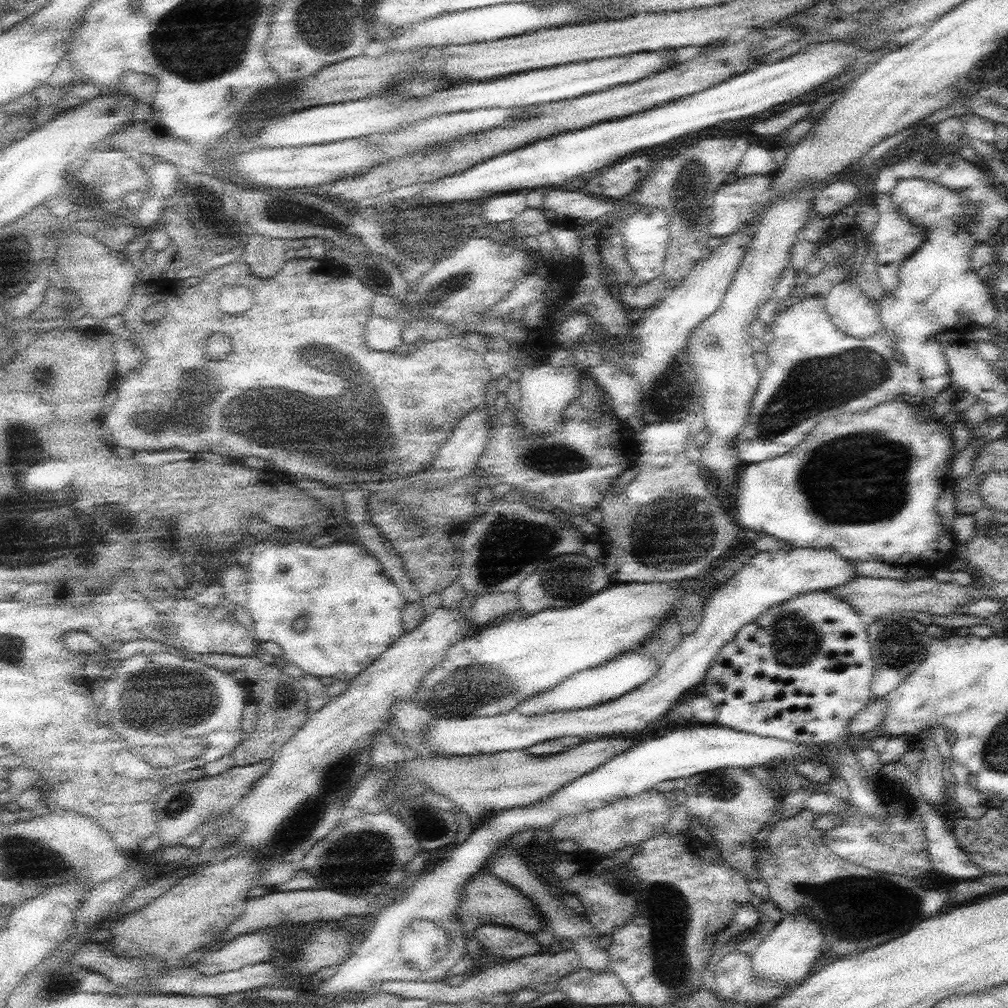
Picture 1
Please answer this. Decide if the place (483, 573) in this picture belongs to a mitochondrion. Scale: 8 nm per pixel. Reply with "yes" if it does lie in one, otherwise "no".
yes

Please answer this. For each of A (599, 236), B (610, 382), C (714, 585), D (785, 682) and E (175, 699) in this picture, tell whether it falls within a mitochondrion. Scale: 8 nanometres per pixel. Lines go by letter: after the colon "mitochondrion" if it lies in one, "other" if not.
A: other
B: other
C: other
D: other
E: mitochondrion

